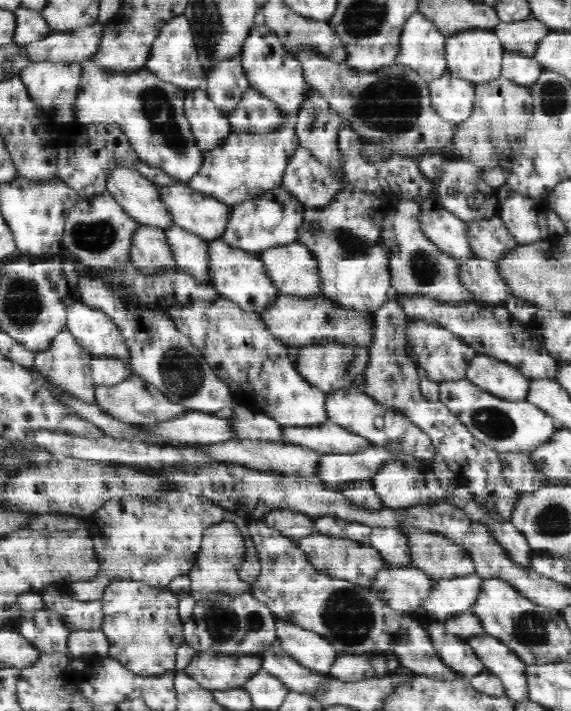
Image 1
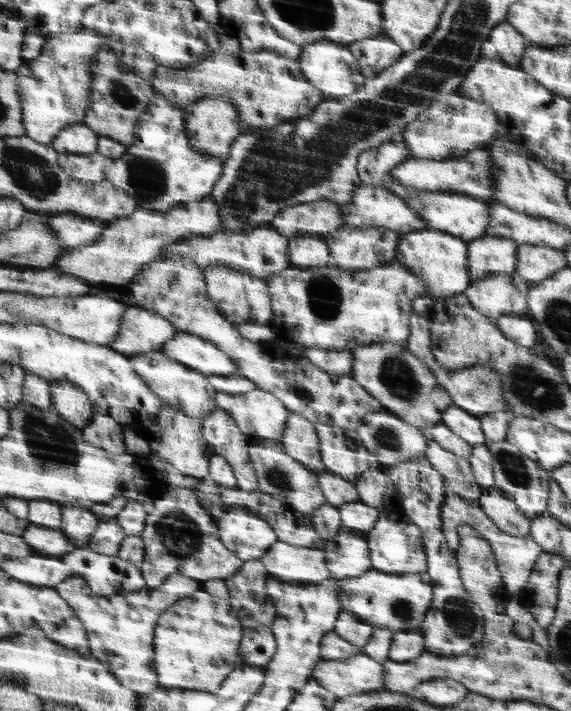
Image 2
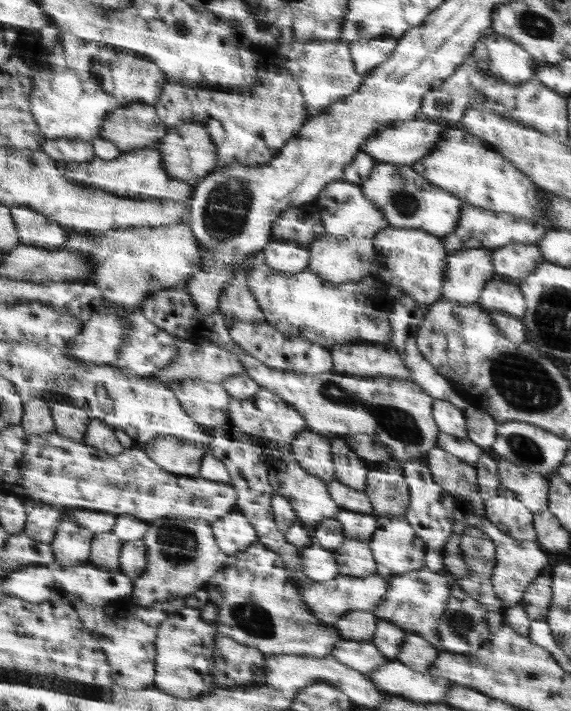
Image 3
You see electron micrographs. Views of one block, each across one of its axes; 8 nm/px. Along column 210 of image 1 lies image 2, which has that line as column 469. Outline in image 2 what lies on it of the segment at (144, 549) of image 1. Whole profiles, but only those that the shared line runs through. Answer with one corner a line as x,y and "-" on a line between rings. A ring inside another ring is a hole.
449,489
445,491
445,501
441,508
441,519
443,533
446,537
447,545
451,548
452,552
458,549
460,542
460,539
458,539
458,529
462,525
471,526
482,534
497,560
497,569
500,571
503,583
511,597
517,597
530,584
529,577
532,576
534,566
536,566
537,560
544,552
544,548
529,534
524,537
518,537
503,531
482,510
480,505
470,502
468,498
462,498
460,494
456,494

